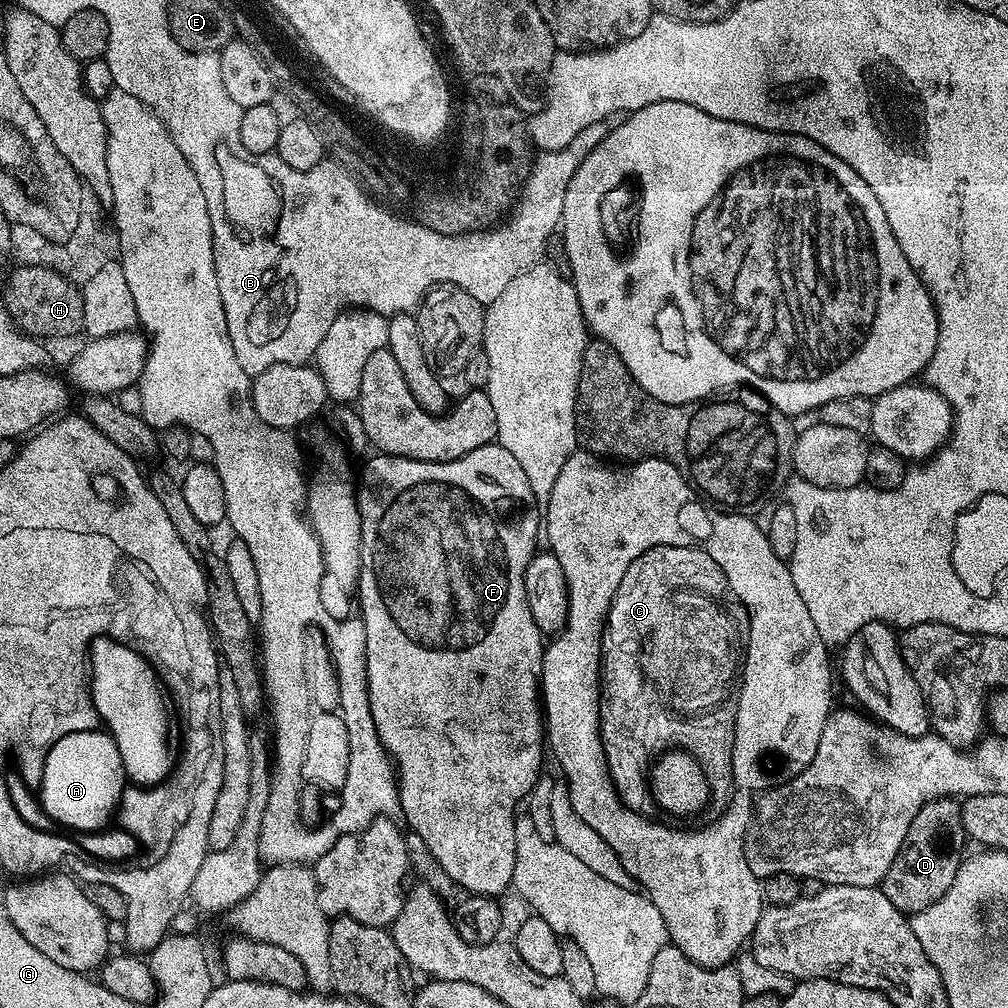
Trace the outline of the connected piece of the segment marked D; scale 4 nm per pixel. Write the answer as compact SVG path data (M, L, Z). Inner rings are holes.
M939 798L936 800L927 800L920 807L918 814L914 814L914 822L910 822L910 830L906 838L900 843L898 854L890 866L890 870L884 876L882 881L882 891L890 902L899 912L911 914L921 912L927 908L933 907L950 890L950 886L956 877L956 871L960 869L962 853L959 848L966 843L964 837L964 827L960 821L960 804L952 798Z

